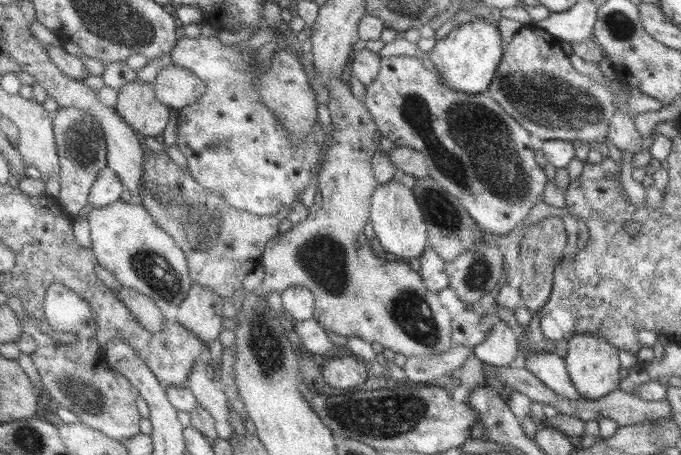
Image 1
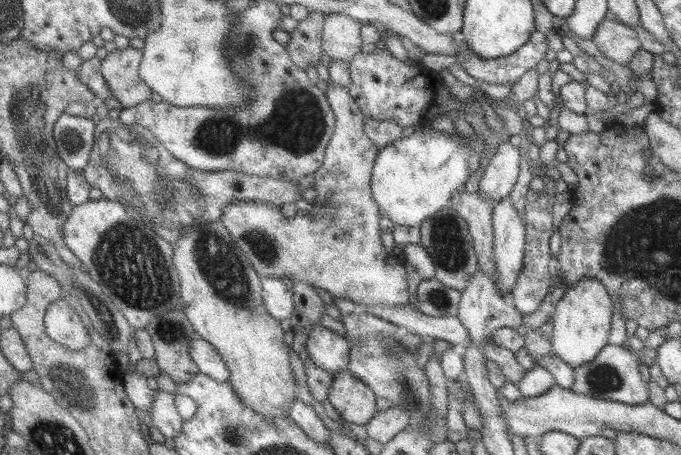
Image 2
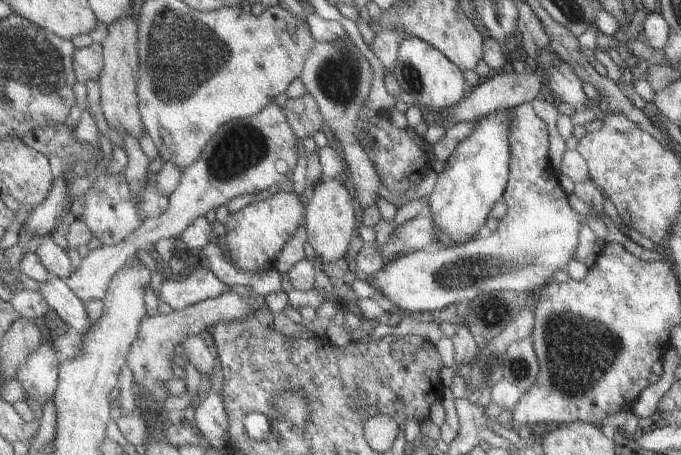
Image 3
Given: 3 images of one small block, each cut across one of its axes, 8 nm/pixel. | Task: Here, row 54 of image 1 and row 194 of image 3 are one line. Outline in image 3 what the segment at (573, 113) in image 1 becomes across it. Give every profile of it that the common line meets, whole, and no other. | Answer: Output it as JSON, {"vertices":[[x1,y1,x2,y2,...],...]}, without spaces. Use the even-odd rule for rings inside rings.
{"vertices":[[524,103,517,107,511,107,511,111,509,112,511,115,510,126,507,132,508,142,510,145,510,158,509,158,509,177,507,180,506,188,502,193,500,198,501,201,506,202,506,206,508,206,508,210,506,210,506,215,500,219,498,222,498,227,496,230,492,231,490,236,486,238,476,238,470,239,469,241,464,241,463,243,456,243,453,245,444,245,442,246,430,246,428,249,420,249,417,251,409,252,408,254,401,255,397,259,393,260,391,263,388,263,378,275,374,276,374,280,372,284,377,288,380,295,385,295,390,300,402,310,404,314,410,314,412,312,431,312,444,309,448,304,460,303,461,301,469,302,474,304,478,298,482,300,482,298,487,295,489,292,500,292,500,290,514,290,516,292,524,292,530,293,537,291,542,288,546,283,555,280,554,272,558,270,558,268,567,268,567,264,574,259,575,250,578,246,578,241,582,238,578,230,583,223,587,223,587,215,580,214,568,203,568,195,566,192,560,187,558,183,558,172,552,166,549,158,548,158,548,131,546,130,546,123,534,112,534,108,530,103]]}

